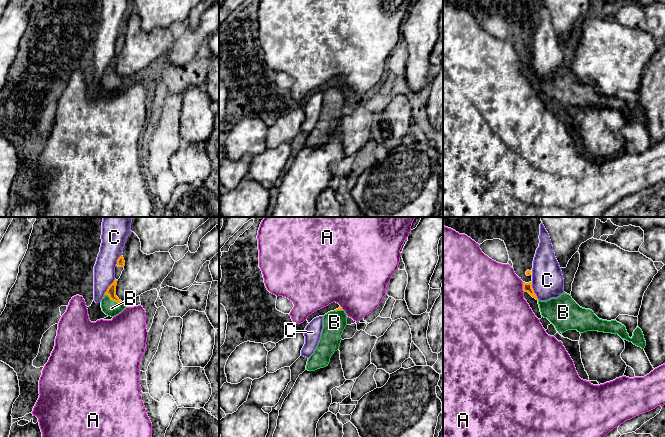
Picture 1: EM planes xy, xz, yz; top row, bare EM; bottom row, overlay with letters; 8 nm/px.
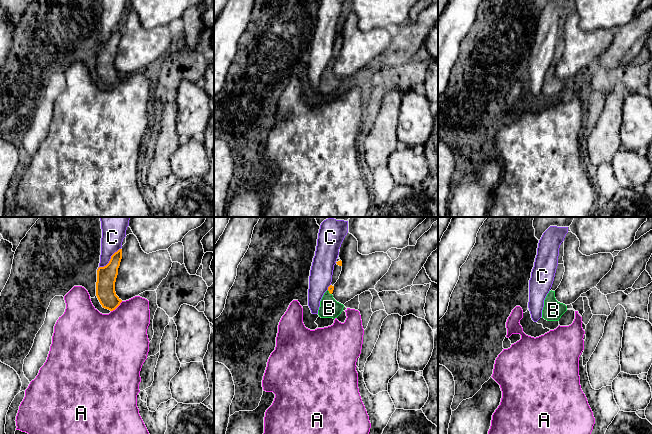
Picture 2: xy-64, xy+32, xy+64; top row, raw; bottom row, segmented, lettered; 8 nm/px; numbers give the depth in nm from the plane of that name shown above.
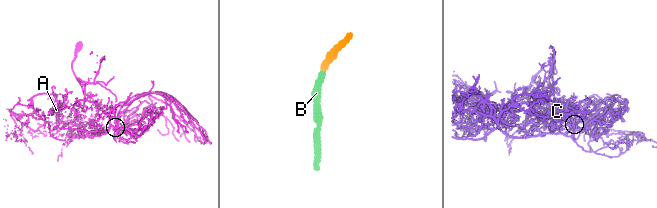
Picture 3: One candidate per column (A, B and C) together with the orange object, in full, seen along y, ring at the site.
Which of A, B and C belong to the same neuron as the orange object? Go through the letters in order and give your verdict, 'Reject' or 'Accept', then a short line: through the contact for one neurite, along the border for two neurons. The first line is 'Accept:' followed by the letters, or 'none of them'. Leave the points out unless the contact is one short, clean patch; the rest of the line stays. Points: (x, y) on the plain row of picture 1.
Accept: B
A: Reject. Line: yz (522, 58), (522, 65), (524, 67)
B: Accept. Line: xy (111, 67), (113, 76), (111, 84)
C: Reject

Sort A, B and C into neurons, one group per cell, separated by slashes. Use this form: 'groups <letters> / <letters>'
groups A / B / C

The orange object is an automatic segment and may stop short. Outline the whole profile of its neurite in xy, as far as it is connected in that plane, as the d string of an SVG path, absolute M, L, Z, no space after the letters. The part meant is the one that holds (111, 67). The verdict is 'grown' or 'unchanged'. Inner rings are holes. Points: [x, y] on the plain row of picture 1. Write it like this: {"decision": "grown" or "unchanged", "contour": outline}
{"decision": "grown", "contour": "M115 55L108 63L104 70L104 74L101 76L102 87L111 93L118 91L126 84L126 80L116 72L117 57L118 56Z"}

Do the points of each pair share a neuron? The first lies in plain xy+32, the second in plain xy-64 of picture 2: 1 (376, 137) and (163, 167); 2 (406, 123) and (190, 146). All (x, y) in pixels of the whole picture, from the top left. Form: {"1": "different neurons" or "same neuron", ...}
{"1": "same neuron", "2": "different neurons"}

